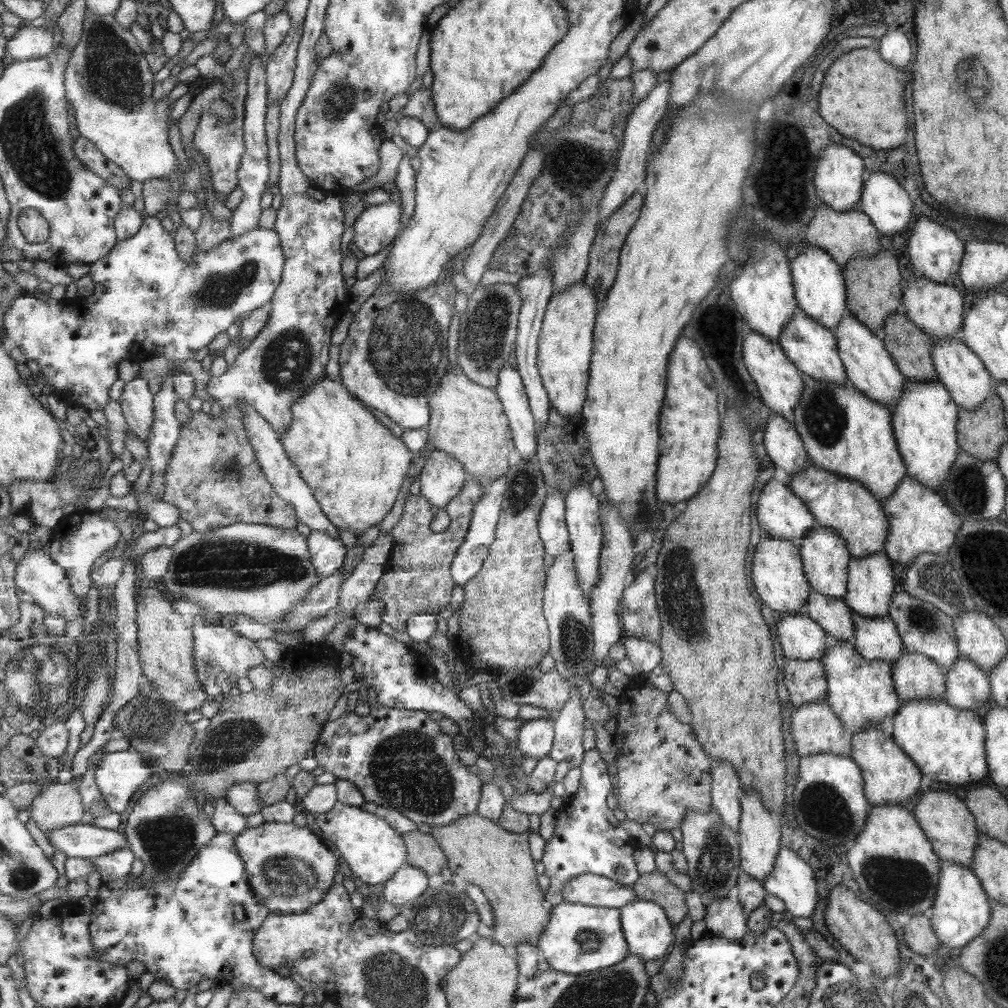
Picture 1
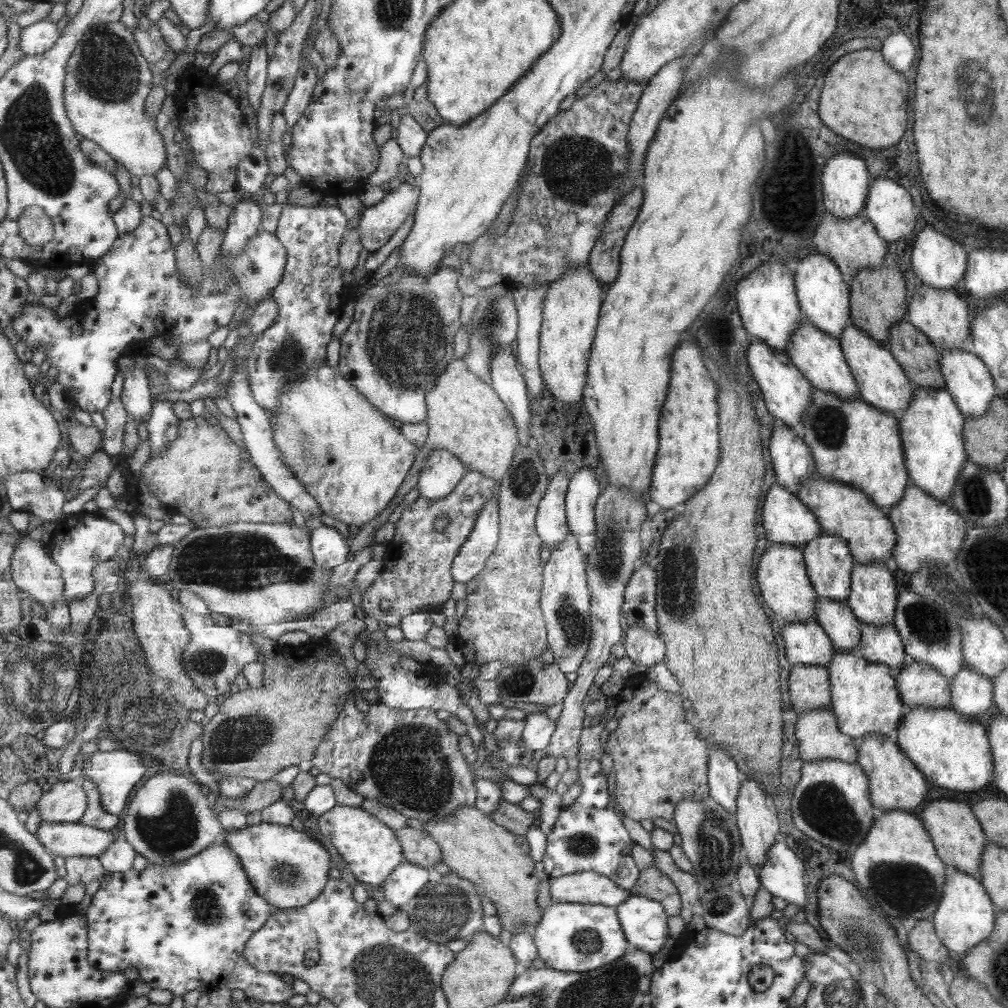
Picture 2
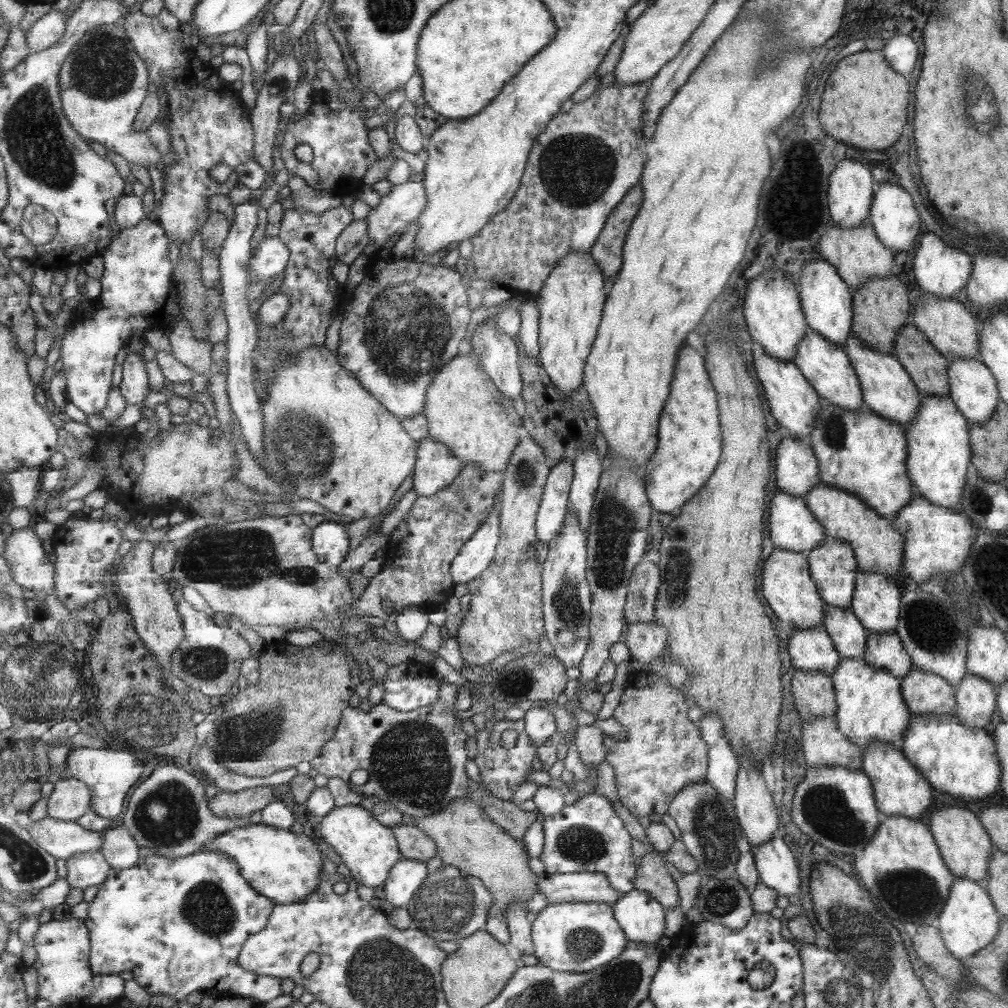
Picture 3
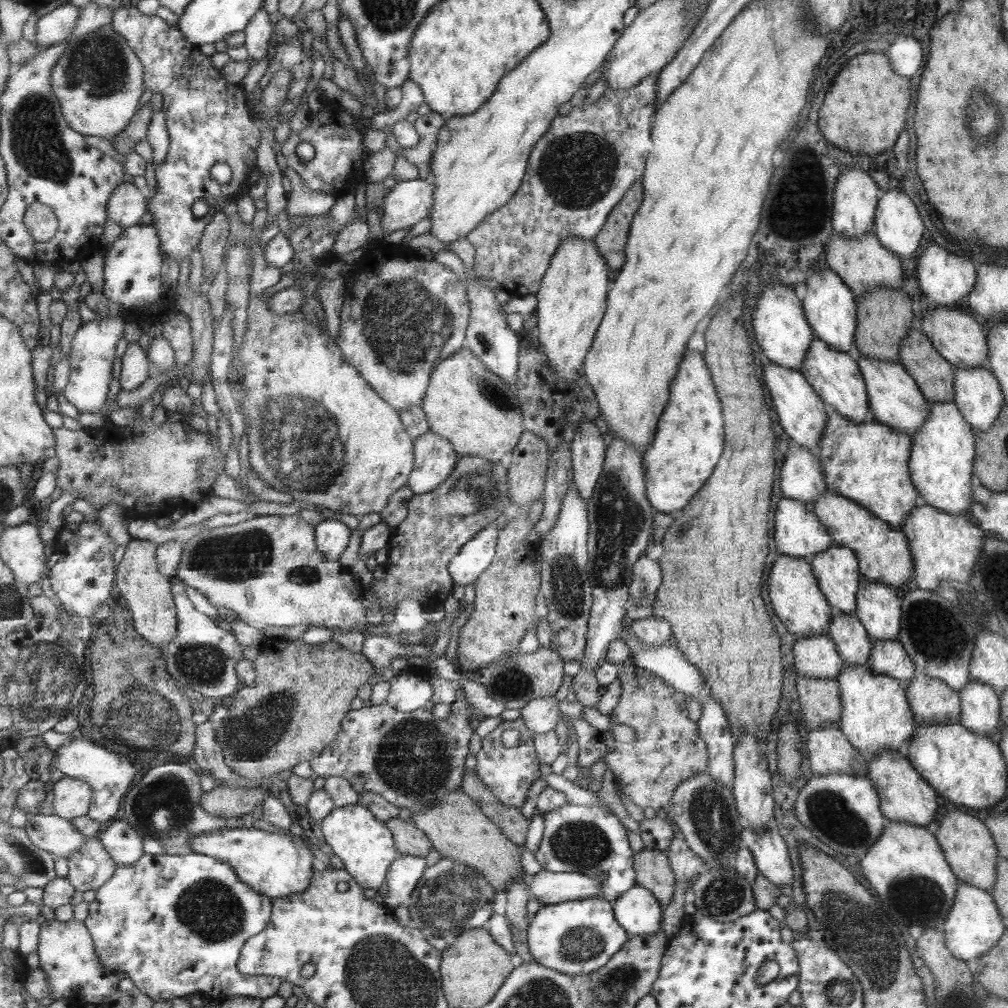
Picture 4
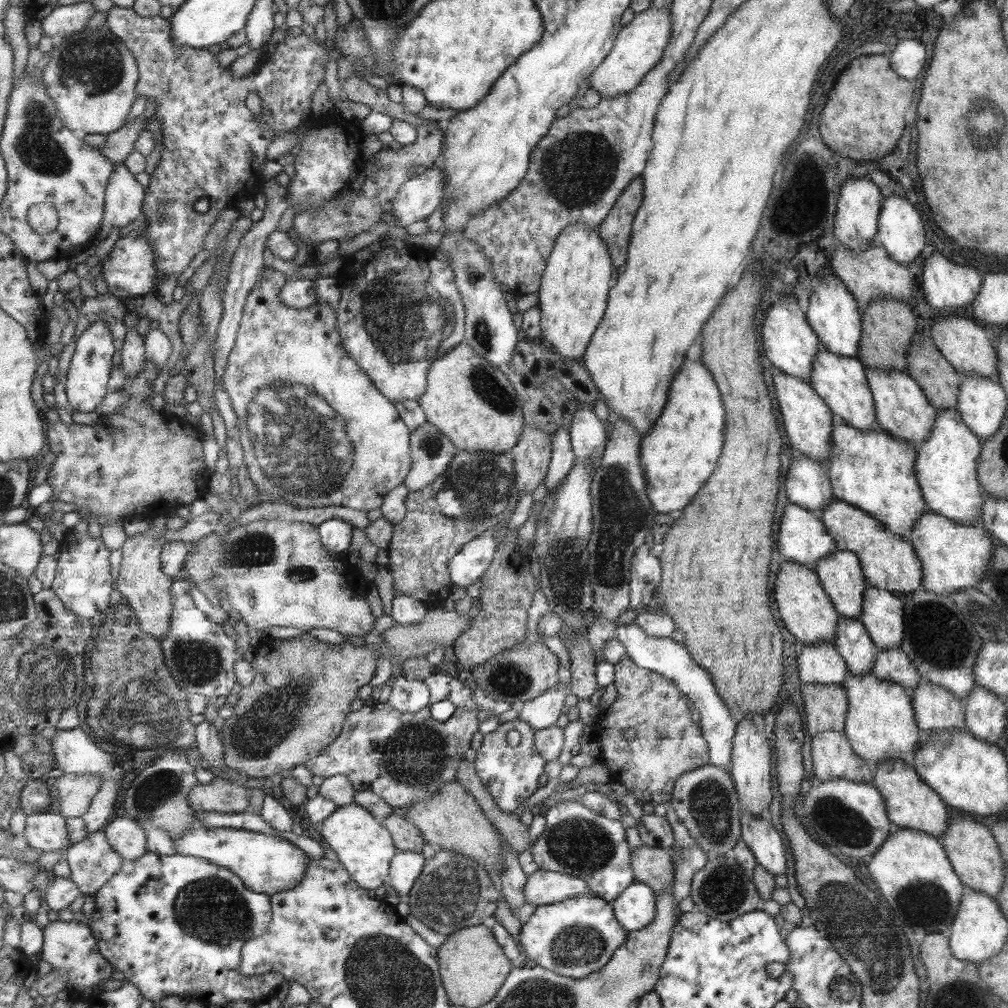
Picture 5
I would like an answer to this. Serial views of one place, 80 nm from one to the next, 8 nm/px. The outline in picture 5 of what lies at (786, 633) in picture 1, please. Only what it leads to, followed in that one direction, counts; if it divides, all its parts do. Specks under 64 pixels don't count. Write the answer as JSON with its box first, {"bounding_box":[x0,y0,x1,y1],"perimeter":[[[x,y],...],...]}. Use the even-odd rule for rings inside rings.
{"bounding_box":[796,643,848,684],"perimeter":[[[829,643],[805,645],[796,658],[798,677],[805,684],[839,684],[845,681],[848,665]]]}

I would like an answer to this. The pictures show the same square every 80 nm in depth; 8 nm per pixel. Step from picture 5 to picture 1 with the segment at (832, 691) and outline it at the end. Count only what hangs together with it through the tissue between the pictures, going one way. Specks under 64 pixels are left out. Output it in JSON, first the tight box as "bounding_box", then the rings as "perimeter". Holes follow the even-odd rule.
{"bounding_box":[783,659,828,708],"perimeter":[[[784,659],[783,682],[788,692],[788,699],[794,708],[799,708],[807,702],[825,700],[828,681],[820,660],[789,660]]]}

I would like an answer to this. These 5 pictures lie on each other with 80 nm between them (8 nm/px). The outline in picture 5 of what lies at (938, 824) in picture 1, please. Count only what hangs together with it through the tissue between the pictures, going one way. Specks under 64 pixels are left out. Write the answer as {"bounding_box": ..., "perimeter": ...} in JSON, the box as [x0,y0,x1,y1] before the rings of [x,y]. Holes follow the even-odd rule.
{"bounding_box":[940,818,1007,899],"perimeter":[[[957,818],[949,828],[946,828],[940,842],[952,863],[952,869],[959,876],[966,890],[976,890],[994,899],[997,898],[1004,888],[1007,864],[1000,854],[1000,847],[991,830],[971,819]]]}

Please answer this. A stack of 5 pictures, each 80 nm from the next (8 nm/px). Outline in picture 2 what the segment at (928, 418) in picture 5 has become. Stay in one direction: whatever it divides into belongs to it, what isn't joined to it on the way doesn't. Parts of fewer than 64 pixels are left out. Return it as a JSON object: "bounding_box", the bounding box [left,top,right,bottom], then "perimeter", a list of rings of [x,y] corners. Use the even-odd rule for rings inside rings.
{"bounding_box":[840,324,914,415],"perimeter":[[[848,324],[840,334],[840,346],[843,348],[844,358],[852,371],[856,385],[859,387],[859,398],[877,410],[899,415],[908,409],[914,393],[904,369],[893,358],[892,353],[879,348],[871,335],[867,335],[857,326]]]}

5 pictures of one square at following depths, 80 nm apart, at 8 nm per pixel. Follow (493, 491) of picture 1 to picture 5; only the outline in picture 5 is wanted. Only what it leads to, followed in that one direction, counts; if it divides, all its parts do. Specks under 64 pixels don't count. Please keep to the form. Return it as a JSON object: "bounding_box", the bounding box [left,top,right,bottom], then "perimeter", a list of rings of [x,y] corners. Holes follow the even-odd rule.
{"bounding_box":[450,531,497,589],"perimeter":[[[487,531],[477,541],[469,542],[450,560],[450,576],[454,585],[467,589],[481,579],[493,565],[497,546],[492,531]]]}

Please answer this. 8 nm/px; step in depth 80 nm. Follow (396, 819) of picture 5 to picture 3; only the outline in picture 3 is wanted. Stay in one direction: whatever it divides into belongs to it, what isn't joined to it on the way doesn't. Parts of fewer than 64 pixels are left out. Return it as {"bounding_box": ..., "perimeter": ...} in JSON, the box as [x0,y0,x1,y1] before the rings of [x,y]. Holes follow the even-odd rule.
{"bounding_box":[392,823,438,863],"perimeter":[[[399,823],[393,825],[392,829],[396,833],[403,858],[417,859],[427,863],[428,860],[438,854],[438,846],[435,840],[414,824],[409,826]]]}

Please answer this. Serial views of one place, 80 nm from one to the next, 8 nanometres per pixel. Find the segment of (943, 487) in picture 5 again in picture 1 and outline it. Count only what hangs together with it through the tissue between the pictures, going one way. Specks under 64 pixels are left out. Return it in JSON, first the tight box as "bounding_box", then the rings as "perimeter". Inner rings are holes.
{"bounding_box":[890,380,961,492],"perimeter":[[[939,380],[906,384],[898,402],[890,408],[893,432],[907,467],[907,476],[923,486],[937,489],[937,492],[946,484],[950,468],[961,451],[957,442],[958,409],[948,389]]]}

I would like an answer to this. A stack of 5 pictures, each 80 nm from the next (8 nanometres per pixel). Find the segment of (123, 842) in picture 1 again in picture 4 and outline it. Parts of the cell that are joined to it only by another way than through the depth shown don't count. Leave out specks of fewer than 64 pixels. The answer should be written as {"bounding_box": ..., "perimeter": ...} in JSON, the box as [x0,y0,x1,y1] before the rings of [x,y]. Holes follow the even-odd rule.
{"bounding_box":[23,812,88,859],"perimeter":[[[50,812],[47,816],[44,814],[28,816],[23,828],[27,831],[29,838],[31,838],[39,848],[49,851],[55,857],[59,856],[65,859],[71,856],[72,852],[78,851],[88,841],[88,837],[83,836],[82,832],[79,832],[75,828],[72,821],[53,812]]]}

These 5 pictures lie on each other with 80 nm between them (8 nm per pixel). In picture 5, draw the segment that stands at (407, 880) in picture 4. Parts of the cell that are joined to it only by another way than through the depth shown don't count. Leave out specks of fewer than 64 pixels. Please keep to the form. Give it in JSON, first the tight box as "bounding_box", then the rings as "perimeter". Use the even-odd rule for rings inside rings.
{"bounding_box":[388,850,427,901],"perimeter":[[[399,850],[396,856],[393,857],[388,878],[390,886],[392,886],[399,895],[397,901],[409,897],[411,889],[421,876],[427,861],[423,853],[413,851]]]}

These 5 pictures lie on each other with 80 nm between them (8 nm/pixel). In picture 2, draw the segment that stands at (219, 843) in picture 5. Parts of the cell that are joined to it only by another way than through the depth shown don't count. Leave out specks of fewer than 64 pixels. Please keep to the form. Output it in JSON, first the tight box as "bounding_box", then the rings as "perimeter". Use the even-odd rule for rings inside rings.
{"bounding_box":[223,821,333,909],"perimeter":[[[262,821],[256,825],[232,829],[223,837],[241,859],[256,891],[278,909],[307,906],[324,892],[329,882],[329,872],[333,867],[331,854],[309,832]]]}

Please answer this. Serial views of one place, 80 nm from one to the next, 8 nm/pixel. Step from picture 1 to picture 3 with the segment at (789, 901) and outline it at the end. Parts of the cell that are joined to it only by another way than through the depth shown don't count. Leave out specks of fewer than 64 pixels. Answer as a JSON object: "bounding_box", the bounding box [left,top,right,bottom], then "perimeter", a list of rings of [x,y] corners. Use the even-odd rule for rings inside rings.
{"bounding_box":[749,837,800,896],"perimeter":[[[773,837],[749,849],[759,882],[776,890],[778,896],[795,895],[800,886],[798,864],[783,838]]]}

